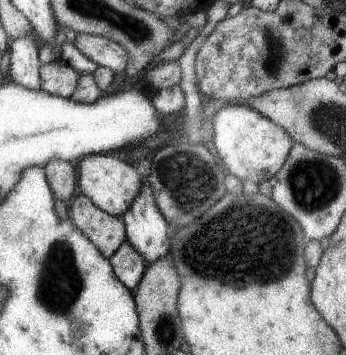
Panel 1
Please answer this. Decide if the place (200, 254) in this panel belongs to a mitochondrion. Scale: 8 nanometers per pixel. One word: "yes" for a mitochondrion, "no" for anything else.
yes

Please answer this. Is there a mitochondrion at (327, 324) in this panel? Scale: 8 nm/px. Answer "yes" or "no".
no

